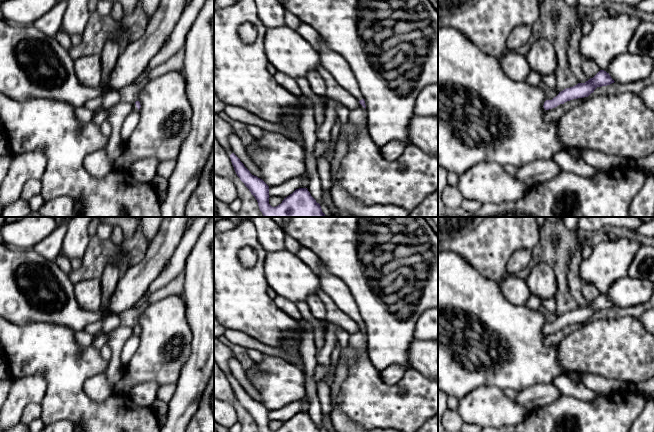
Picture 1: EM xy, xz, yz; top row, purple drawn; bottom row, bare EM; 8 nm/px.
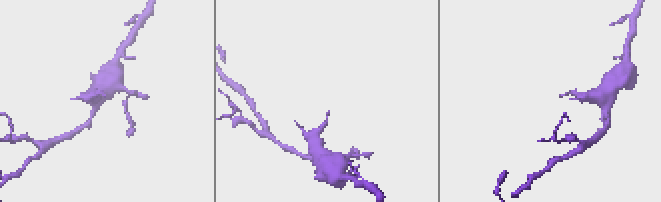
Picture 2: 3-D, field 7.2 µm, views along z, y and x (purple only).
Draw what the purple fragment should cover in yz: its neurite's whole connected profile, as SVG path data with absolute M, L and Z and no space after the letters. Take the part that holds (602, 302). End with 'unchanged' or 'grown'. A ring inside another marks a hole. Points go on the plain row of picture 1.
M600 294L593 302L590 302L585 307L578 307L573 311L566 312L559 316L552 324L546 324L543 331L545 334L549 334L567 325L588 321L597 311L607 310L614 306L609 297Z; unchanged

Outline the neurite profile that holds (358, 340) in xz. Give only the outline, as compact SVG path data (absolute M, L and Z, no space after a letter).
M360 327L355 333L350 334L349 345L351 345L358 353L367 350L366 333Z

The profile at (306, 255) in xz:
M302 246L297 253L297 256L307 264L316 274L319 274L319 262L318 256L310 249Z

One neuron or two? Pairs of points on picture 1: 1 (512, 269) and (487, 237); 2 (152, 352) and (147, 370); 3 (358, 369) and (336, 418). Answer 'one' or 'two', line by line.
1: two
2: one
3: two

